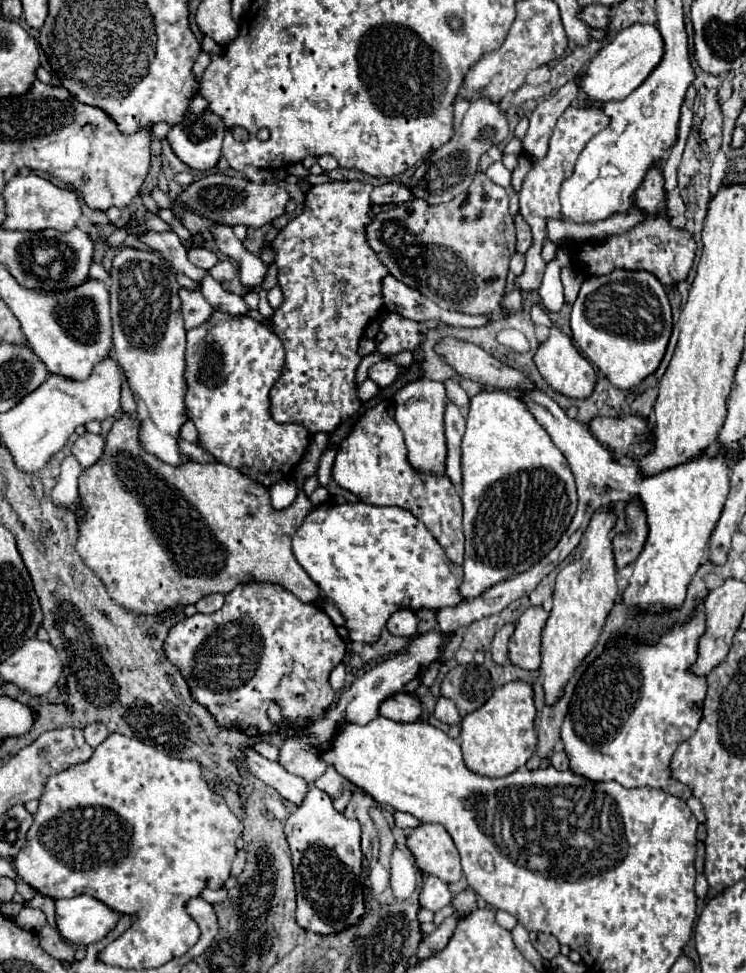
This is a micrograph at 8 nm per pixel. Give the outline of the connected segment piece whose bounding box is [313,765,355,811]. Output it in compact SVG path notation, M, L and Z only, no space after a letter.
M331 765L327 767L327 771L313 785L323 789L325 793L329 793L329 797L333 799L333 805L335 805L337 811L345 811L345 807L351 799L351 793L355 789L355 785L351 781L347 781L345 777L341 777Z

